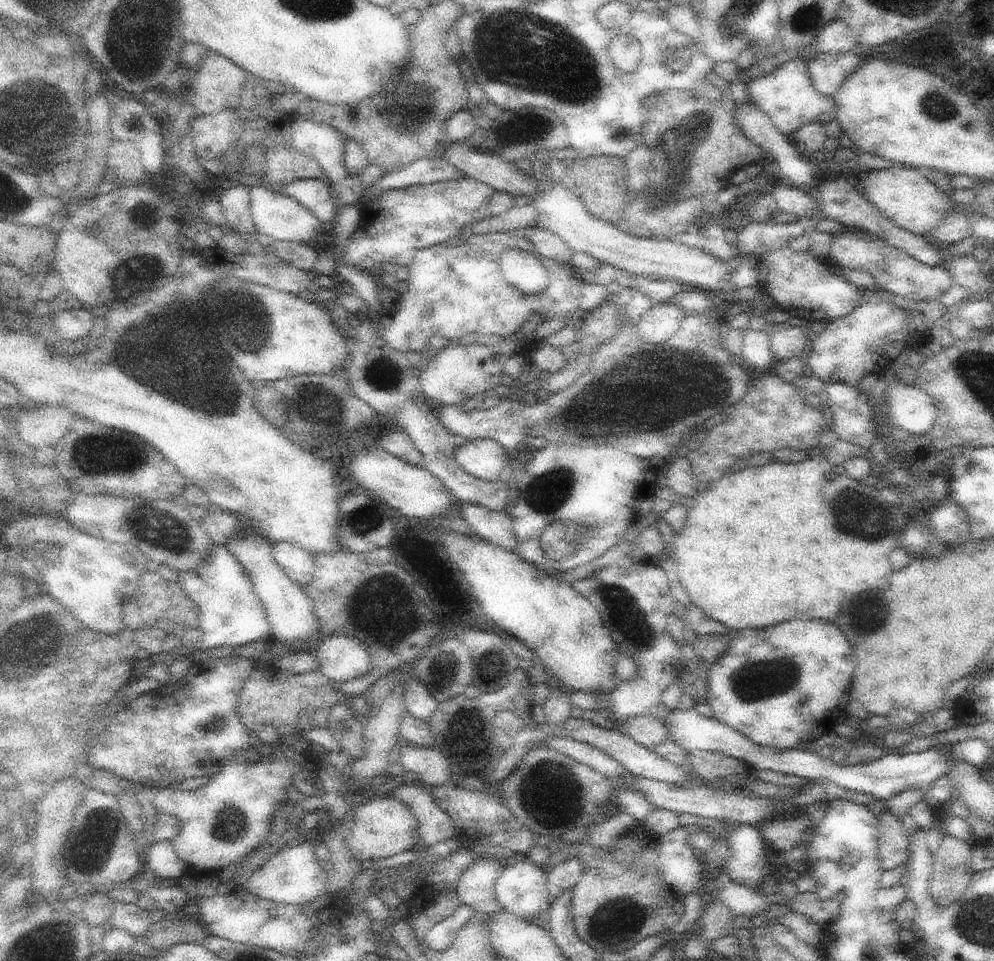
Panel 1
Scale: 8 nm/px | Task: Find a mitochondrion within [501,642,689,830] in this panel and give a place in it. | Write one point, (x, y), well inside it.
(550, 793)

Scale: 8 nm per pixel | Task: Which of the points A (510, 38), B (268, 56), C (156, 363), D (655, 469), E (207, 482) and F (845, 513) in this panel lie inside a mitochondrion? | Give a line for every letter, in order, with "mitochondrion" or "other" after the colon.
A: mitochondrion
B: other
C: mitochondrion
D: other
E: other
F: mitochondrion

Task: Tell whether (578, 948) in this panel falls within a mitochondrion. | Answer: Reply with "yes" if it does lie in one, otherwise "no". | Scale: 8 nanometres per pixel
no

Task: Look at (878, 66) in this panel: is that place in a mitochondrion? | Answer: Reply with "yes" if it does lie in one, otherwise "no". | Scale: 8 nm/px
no

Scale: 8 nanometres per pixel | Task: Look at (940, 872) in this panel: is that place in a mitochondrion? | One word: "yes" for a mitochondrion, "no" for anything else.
no

